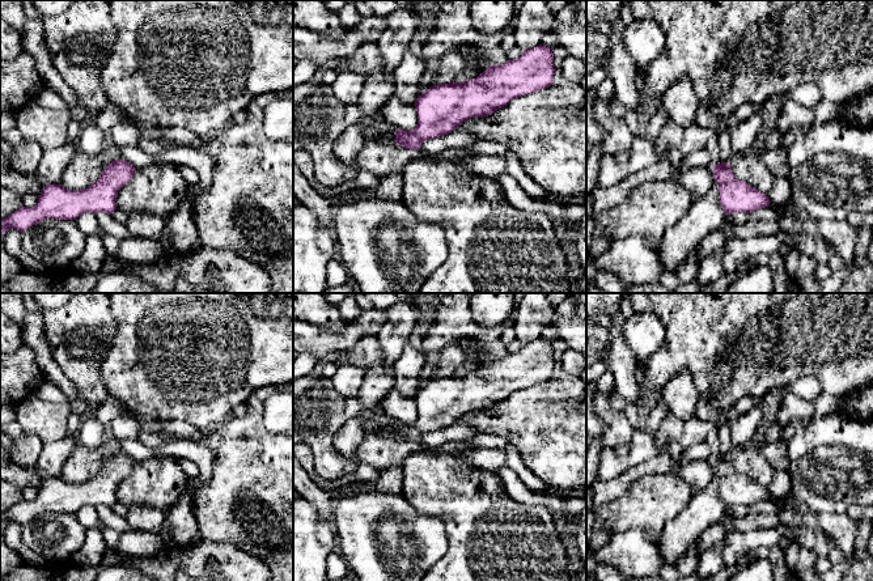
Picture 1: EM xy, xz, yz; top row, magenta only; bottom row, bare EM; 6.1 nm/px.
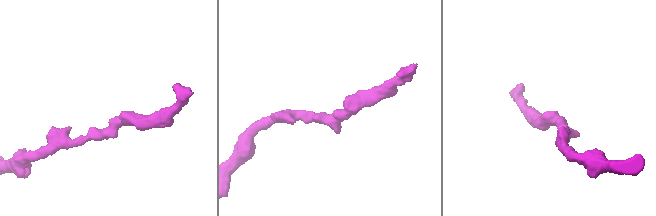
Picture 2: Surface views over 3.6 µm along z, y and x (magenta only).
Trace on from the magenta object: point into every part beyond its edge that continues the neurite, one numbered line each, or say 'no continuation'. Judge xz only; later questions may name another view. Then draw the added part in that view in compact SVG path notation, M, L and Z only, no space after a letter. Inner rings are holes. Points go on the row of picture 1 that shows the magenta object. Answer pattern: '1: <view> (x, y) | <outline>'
no continuation

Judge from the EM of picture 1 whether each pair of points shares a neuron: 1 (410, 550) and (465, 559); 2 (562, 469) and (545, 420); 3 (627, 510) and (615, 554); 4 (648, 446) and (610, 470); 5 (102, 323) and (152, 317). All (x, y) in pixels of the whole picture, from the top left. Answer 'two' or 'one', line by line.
1: two
2: one
3: two
4: one
5: two

